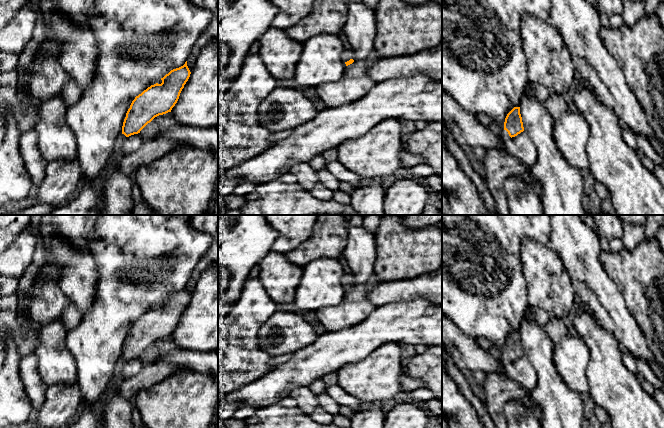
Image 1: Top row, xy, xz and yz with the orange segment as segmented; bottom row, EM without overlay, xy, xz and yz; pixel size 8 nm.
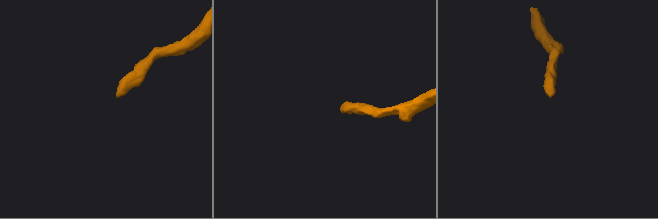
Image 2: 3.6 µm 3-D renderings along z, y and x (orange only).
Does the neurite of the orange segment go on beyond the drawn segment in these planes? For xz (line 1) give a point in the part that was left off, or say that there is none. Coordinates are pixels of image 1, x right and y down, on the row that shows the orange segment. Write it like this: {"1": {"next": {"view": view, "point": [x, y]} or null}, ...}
{"1": {"next": {"view": "xz", "point": [347, 54]}}}

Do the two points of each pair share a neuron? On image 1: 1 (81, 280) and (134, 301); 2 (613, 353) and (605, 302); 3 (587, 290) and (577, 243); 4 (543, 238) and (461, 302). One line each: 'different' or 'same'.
1: different
2: different
3: same
4: same

